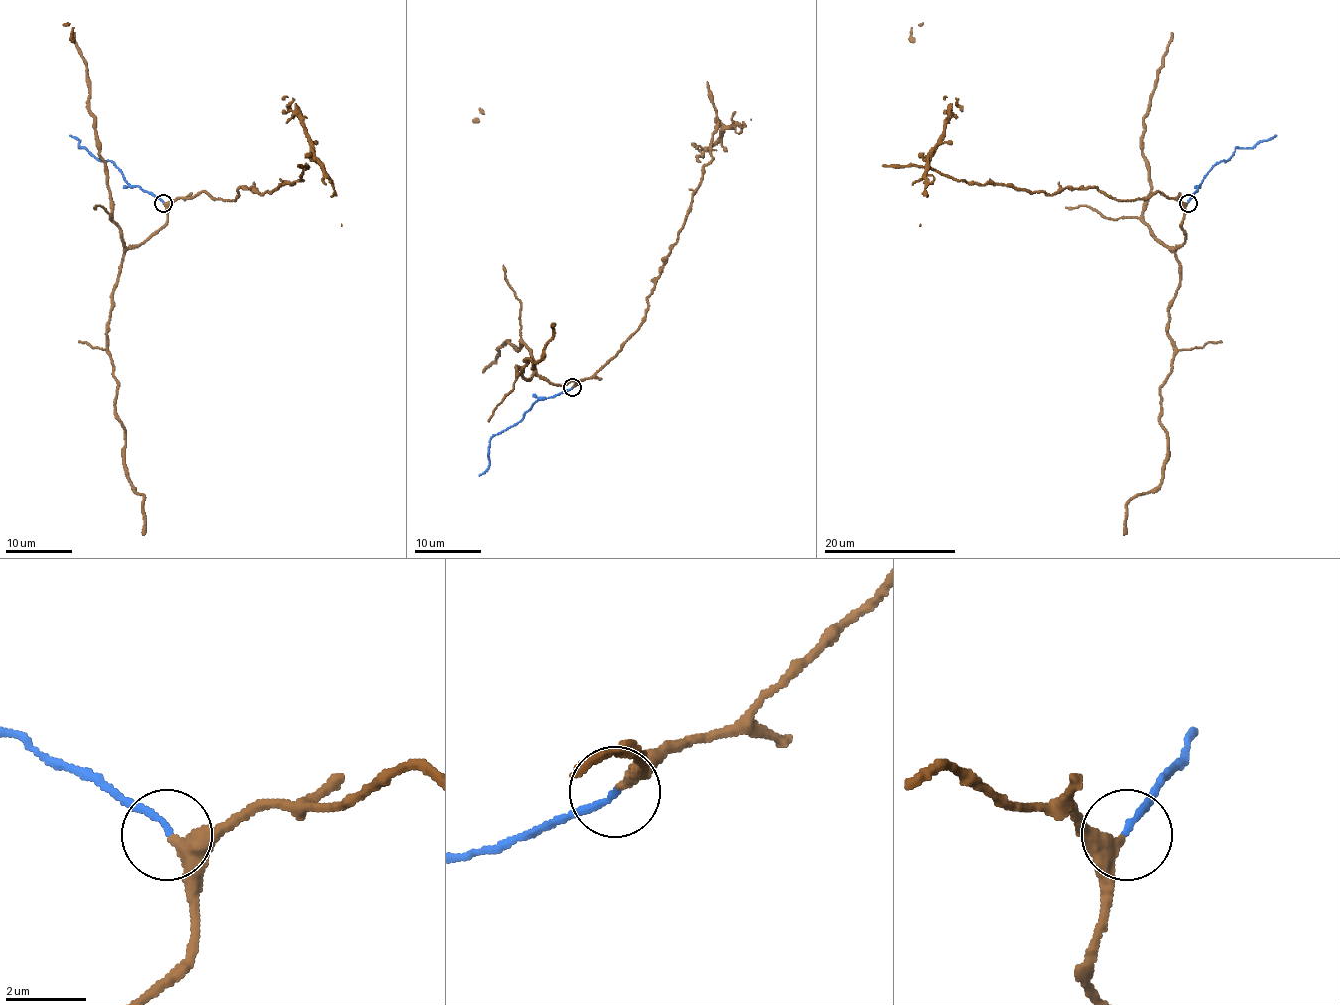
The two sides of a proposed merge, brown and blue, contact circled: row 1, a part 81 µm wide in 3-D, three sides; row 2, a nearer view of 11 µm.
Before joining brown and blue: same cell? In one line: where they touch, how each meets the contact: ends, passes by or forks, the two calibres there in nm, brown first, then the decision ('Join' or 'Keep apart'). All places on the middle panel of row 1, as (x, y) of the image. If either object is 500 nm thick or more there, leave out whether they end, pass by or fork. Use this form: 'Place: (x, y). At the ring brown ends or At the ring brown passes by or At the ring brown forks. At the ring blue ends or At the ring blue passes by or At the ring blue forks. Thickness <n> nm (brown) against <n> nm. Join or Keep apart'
Place: (572, 387). At the ring brown ends. At the ring blue ends. Thickness 400 nm (brown) against 150 nm. Join

